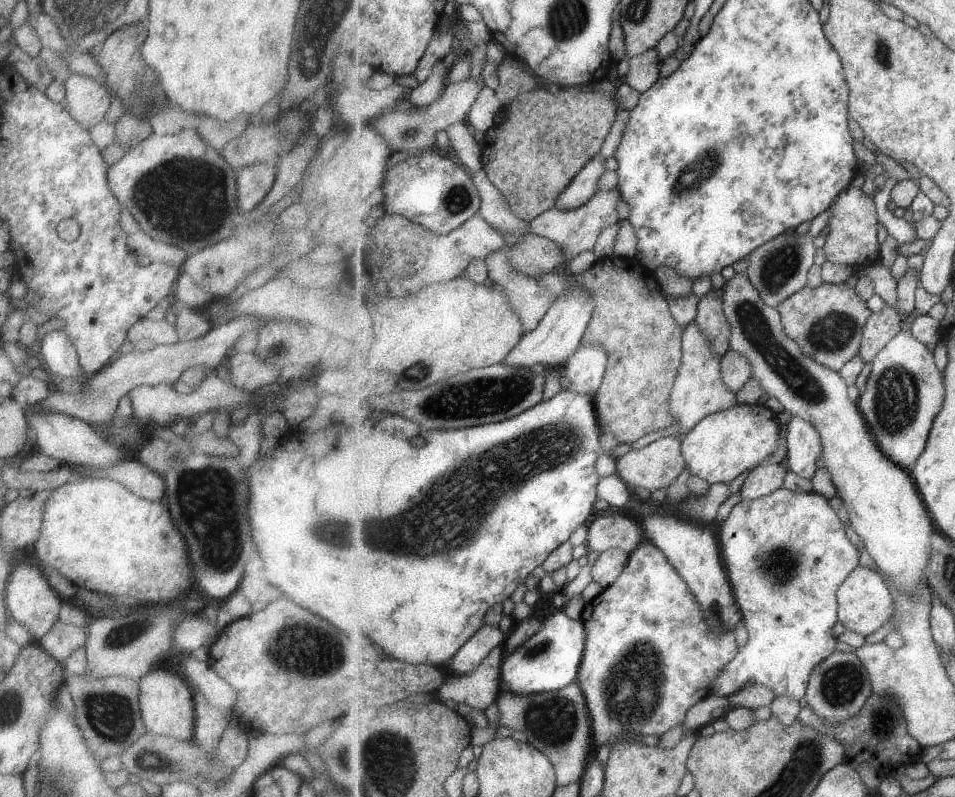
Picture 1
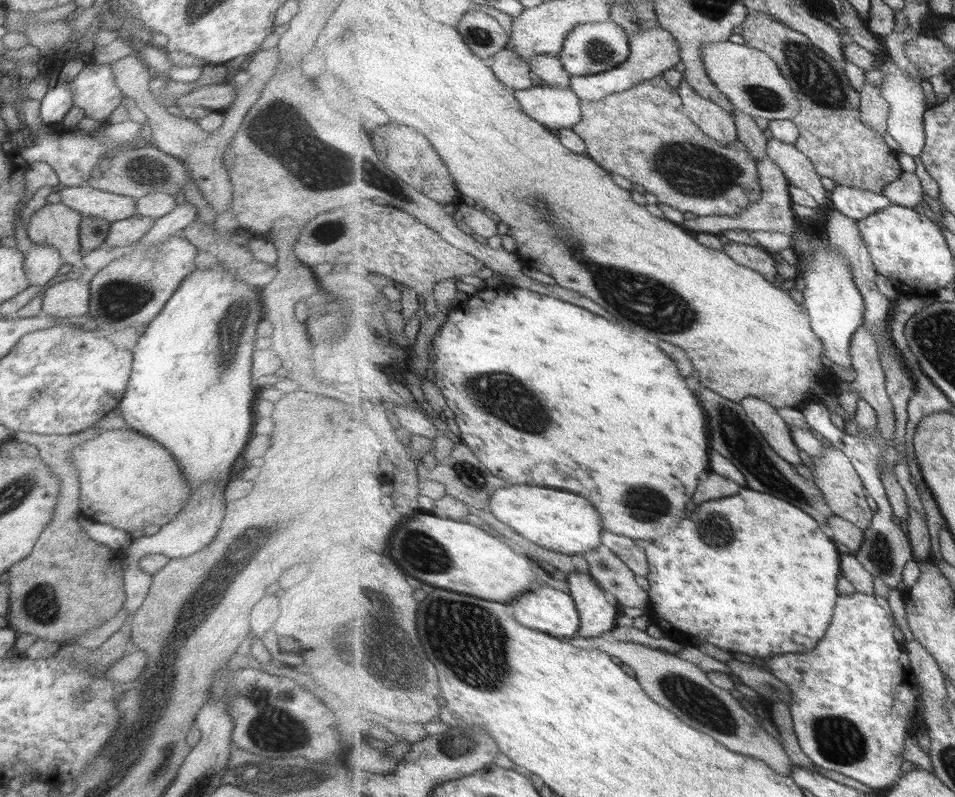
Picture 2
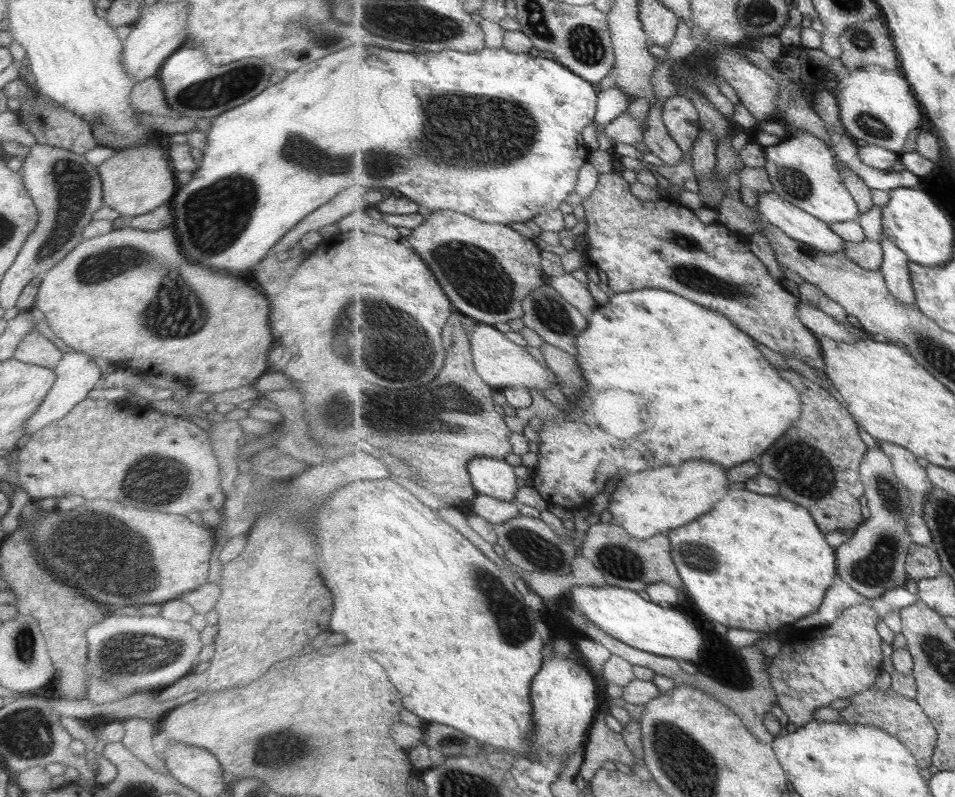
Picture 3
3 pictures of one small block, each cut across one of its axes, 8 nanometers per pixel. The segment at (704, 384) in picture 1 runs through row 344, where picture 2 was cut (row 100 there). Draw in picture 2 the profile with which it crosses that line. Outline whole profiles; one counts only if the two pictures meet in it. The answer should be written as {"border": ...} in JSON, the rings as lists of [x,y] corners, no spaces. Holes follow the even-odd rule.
{"border":[[[686,78],[681,81],[679,92],[689,116],[702,131],[724,145],[733,145],[735,141],[738,142],[738,130],[733,114],[711,99],[700,95]]]}

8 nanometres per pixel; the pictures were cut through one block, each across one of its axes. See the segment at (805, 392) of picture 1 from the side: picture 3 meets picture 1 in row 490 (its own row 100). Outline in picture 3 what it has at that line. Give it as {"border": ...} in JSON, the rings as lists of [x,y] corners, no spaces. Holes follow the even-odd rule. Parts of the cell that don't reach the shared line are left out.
{"border":[[[871,65],[854,70],[840,80],[835,98],[847,134],[865,140],[867,145],[879,146],[903,154],[909,134],[920,128],[923,110],[911,89],[911,84],[901,68],[889,70],[884,66]]]}

